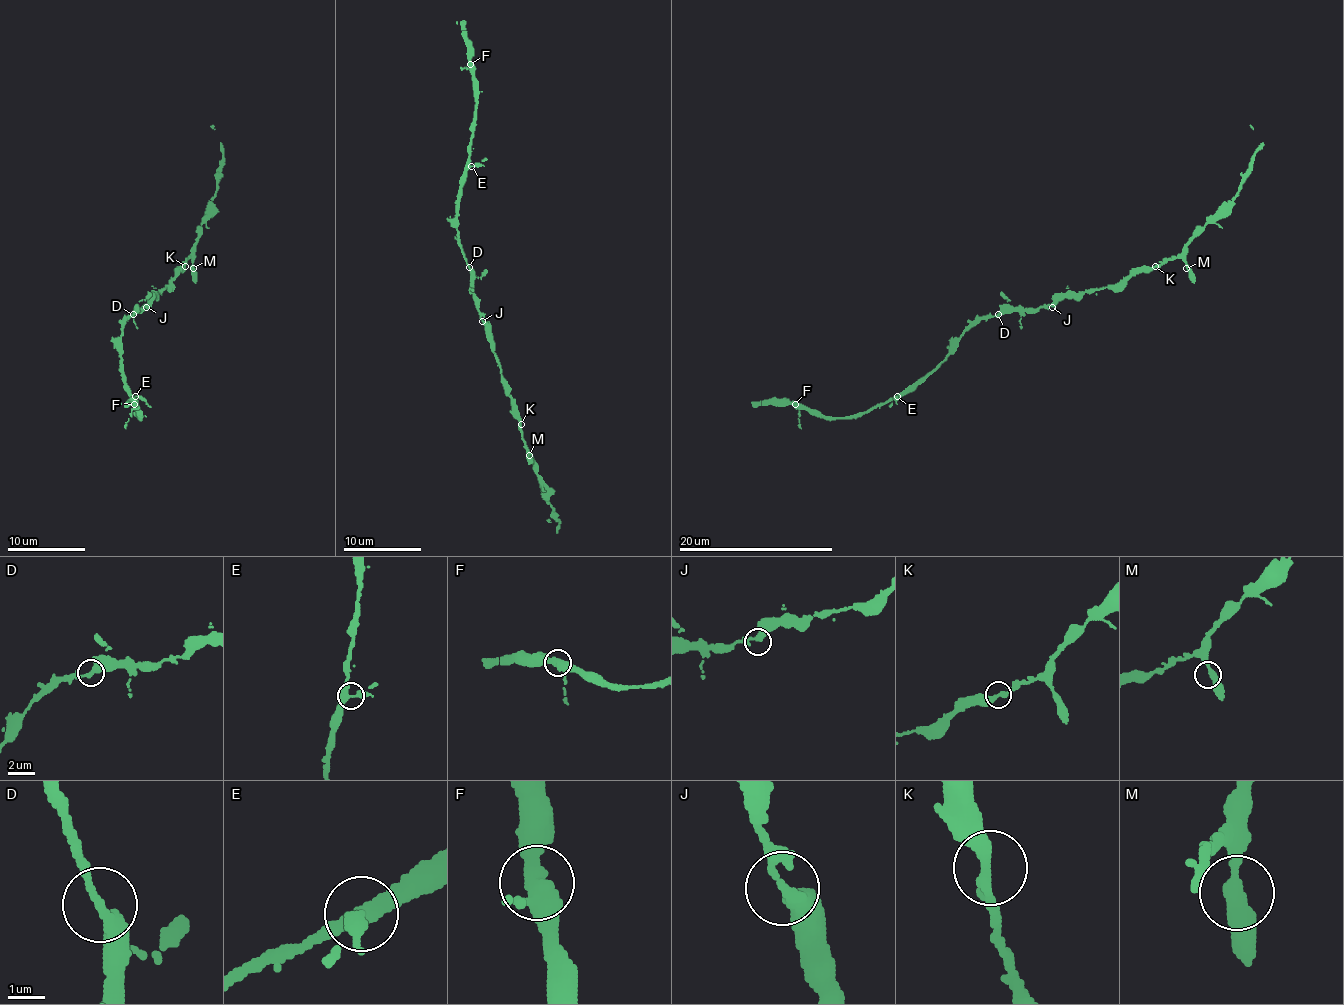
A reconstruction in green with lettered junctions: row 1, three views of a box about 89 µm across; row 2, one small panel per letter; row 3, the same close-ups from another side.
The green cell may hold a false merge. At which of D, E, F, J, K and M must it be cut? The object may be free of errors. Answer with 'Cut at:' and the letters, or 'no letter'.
Cut at: E

